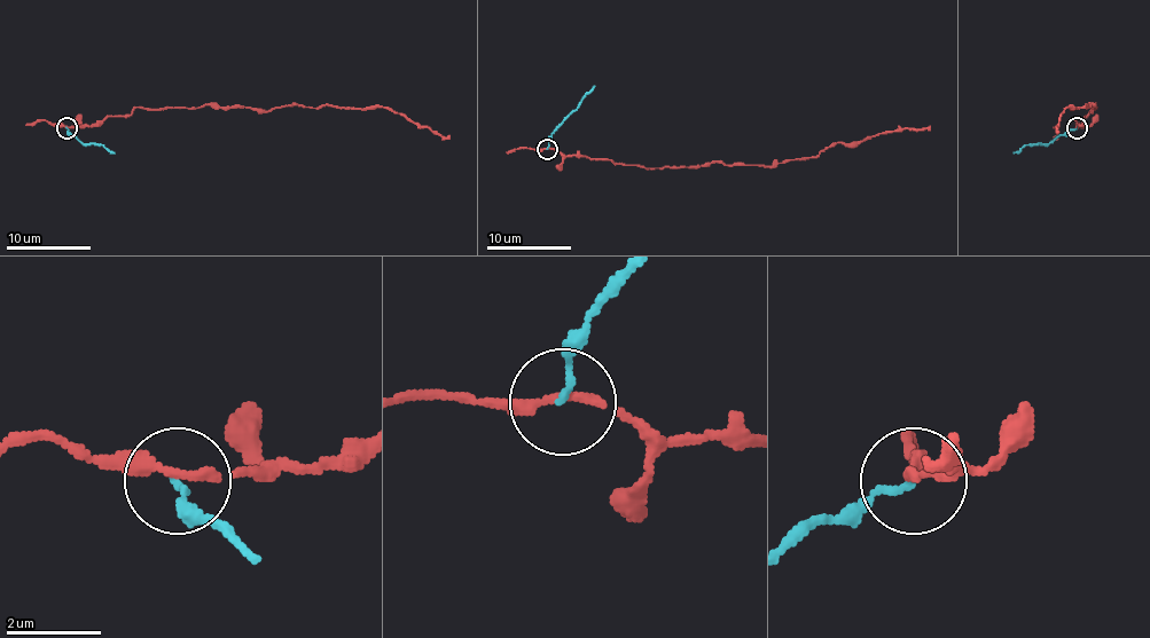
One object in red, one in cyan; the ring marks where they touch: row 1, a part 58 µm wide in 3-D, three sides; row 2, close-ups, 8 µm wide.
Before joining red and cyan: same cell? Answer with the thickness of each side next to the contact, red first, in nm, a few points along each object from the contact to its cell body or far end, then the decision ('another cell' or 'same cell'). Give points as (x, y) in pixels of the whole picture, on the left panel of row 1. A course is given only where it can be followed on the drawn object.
calibres 240 and 130 nm; course red (67, 126), (98, 126), (137, 108), (271, 111), (335, 105), (385, 108), (448, 136); course cyan (67, 128), (83, 143), (104, 146), (115, 154); another cell

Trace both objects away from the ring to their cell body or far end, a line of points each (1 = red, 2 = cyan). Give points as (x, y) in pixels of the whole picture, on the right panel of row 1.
1: (1076, 126), (1082, 126), (1095, 105), (1089, 108), (1093, 108), (1093, 111), (1093, 105), (1068, 108), (1053, 136)
2: (1076, 128), (1057, 134), (1049, 143), (1023, 146), (1012, 154)

